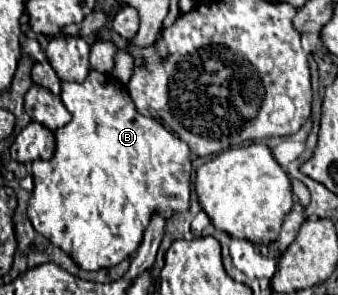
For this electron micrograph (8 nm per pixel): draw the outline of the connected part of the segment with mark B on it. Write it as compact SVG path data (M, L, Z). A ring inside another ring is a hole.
M90 70L88 78L82 82L82 84L74 84L74 82L62 82L62 94L60 94L64 106L70 110L72 114L72 120L58 128L54 132L56 136L56 152L54 156L46 162L46 164L32 164L32 178L34 178L34 190L32 190L32 196L30 196L30 202L28 202L28 218L32 222L32 226L42 234L46 236L52 244L56 244L58 248L62 248L66 254L70 254L70 258L82 266L84 270L102 270L102 268L112 268L116 264L120 264L124 258L132 256L136 252L136 248L140 246L142 242L142 234L150 222L150 216L154 212L160 212L164 214L166 218L170 218L174 212L182 212L182 210L188 210L190 206L190 194L191 194L191 172L192 164L190 164L190 148L186 142L182 142L176 134L172 134L170 130L166 130L166 126L156 120L156 118L146 118L142 114L138 114L126 86L116 80L112 74L102 74L102 72L96 72L96 70Z

